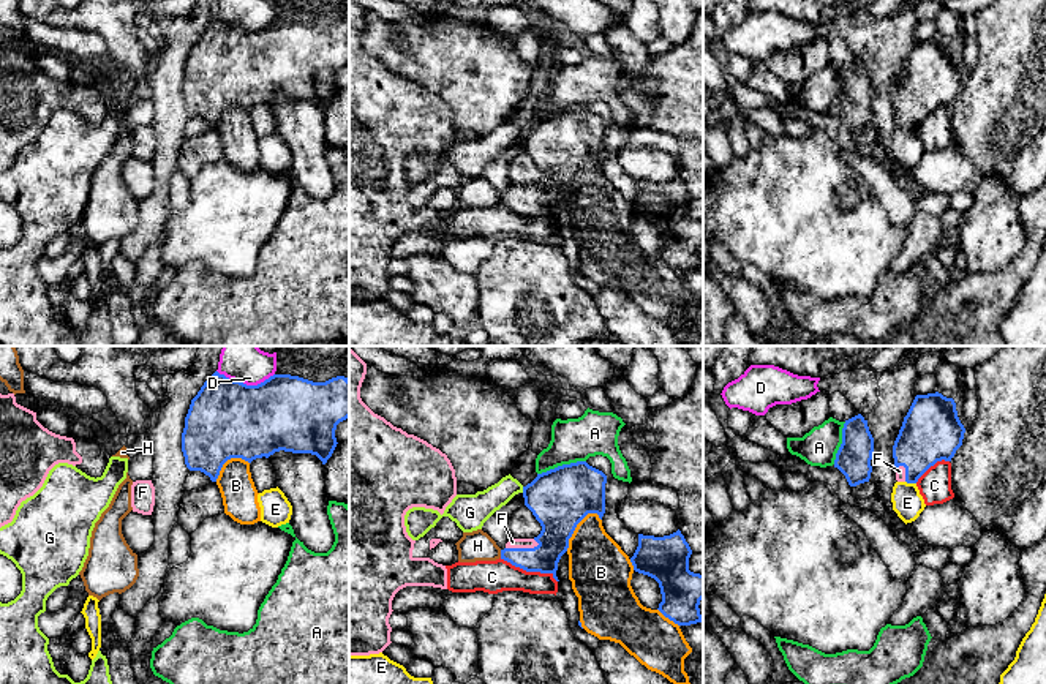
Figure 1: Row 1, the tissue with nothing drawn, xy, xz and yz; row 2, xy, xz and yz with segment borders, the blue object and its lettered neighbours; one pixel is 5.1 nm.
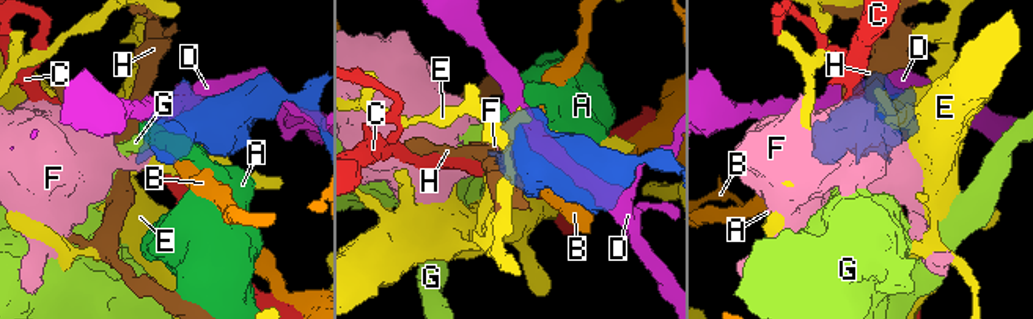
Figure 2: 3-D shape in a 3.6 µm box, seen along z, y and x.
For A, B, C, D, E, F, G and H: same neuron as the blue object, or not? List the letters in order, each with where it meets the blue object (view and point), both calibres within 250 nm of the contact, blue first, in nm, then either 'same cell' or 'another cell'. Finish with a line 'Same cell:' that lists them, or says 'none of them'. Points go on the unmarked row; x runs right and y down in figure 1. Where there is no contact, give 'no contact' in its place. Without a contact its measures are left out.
A: xz (563, 111) | 300/220 nm | another cell
B: xz (575, 172) | 300/300 nm | another cell
C: xz (530, 217) | 160/170 nm | another cell
D: xy (245, 30) | 400/160 nm | another cell
E: yz (910, 128) | 280/160 nm | another cell
F: xz (522, 195) | 200/50 nm | same cell
G: xz (523, 136) | 300/150 nm | another cell
H: xz (501, 199) | 150/160 nm | another cell
Same cell: F

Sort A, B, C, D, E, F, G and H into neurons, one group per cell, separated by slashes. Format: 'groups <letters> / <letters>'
groups A / B / C / D / E / F / G / H

